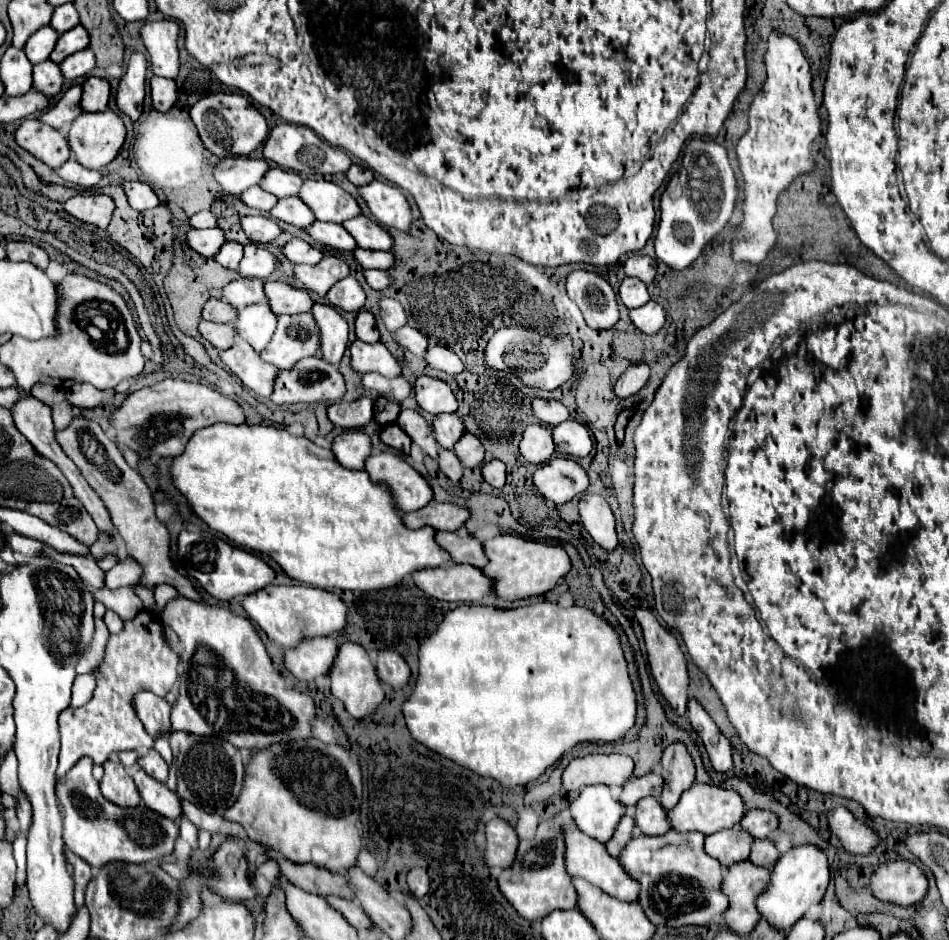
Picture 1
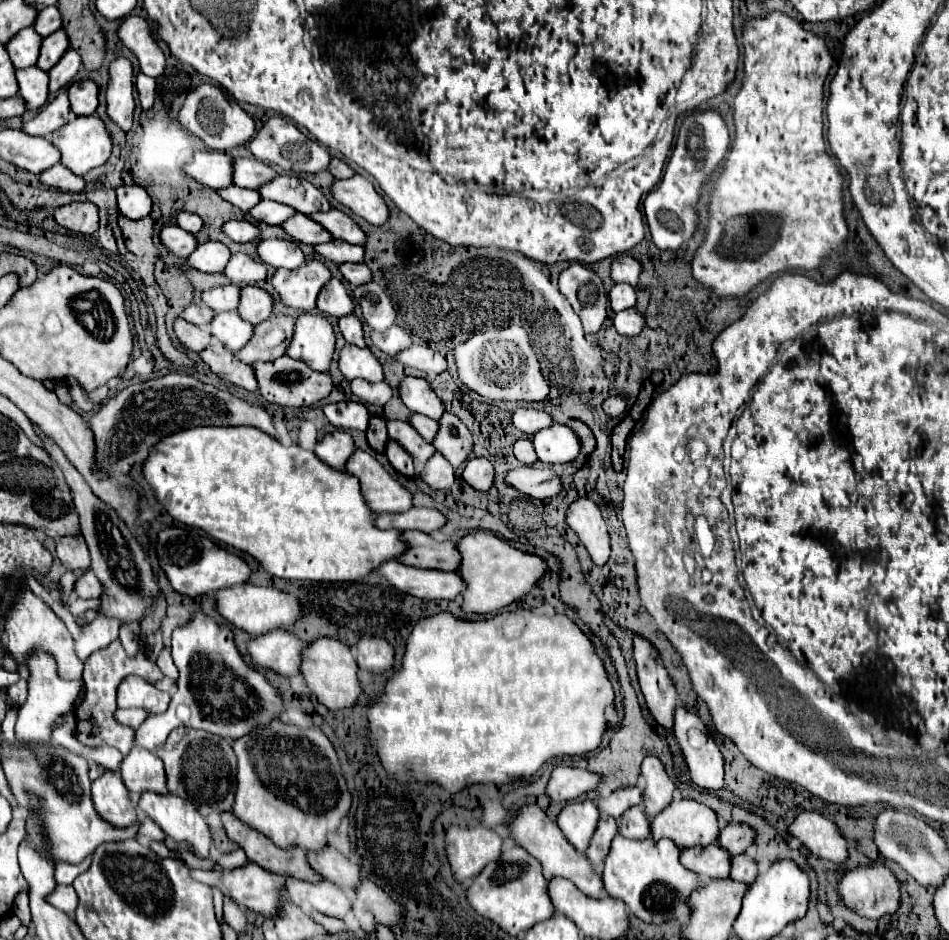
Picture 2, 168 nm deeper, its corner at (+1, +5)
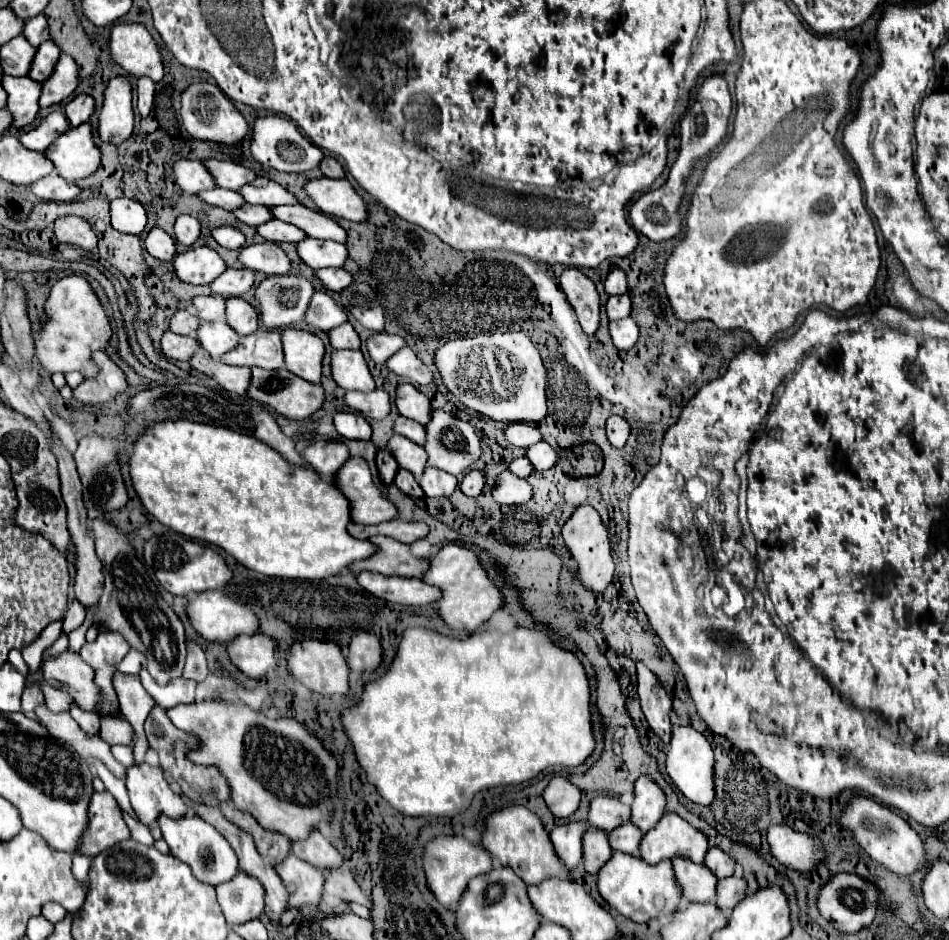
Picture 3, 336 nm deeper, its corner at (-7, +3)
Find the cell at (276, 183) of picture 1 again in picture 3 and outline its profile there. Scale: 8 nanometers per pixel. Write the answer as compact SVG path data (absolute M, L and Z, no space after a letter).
M206 159L202 161L206 165L206 169L210 169L210 175L216 181L216 187L222 189L230 189L230 191L238 191L242 185L250 183L256 179L254 171L246 169L240 163L234 161L218 161L218 159Z

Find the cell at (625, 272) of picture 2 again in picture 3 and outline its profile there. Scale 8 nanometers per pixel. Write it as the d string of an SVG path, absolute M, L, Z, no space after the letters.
M614 269L604 281L604 289L608 295L624 295L628 291L626 273L622 269Z

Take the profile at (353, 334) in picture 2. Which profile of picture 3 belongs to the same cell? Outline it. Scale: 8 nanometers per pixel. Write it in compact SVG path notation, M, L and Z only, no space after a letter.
M344 323L336 329L330 329L328 339L334 349L360 349L360 339L350 323Z

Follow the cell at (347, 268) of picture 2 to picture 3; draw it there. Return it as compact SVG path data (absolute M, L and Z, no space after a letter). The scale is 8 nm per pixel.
M332 267L316 269L314 275L316 275L316 279L322 283L322 287L326 291L342 291L352 283L352 275L342 267L340 269L332 269Z

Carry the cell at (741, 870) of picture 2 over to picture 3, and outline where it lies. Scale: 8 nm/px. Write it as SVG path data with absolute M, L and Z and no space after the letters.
M726 877L726 879L718 881L718 895L714 897L714 903L718 905L718 909L732 911L744 899L744 893L746 893L744 879Z

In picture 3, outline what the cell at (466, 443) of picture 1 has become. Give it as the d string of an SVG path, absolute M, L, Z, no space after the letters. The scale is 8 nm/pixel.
M432 409L430 413L430 421L426 423L426 443L424 449L428 453L428 465L442 469L454 477L462 477L462 473L466 469L470 469L470 465L474 461L480 459L480 439L474 431L474 427L468 421L460 421L450 413Z

